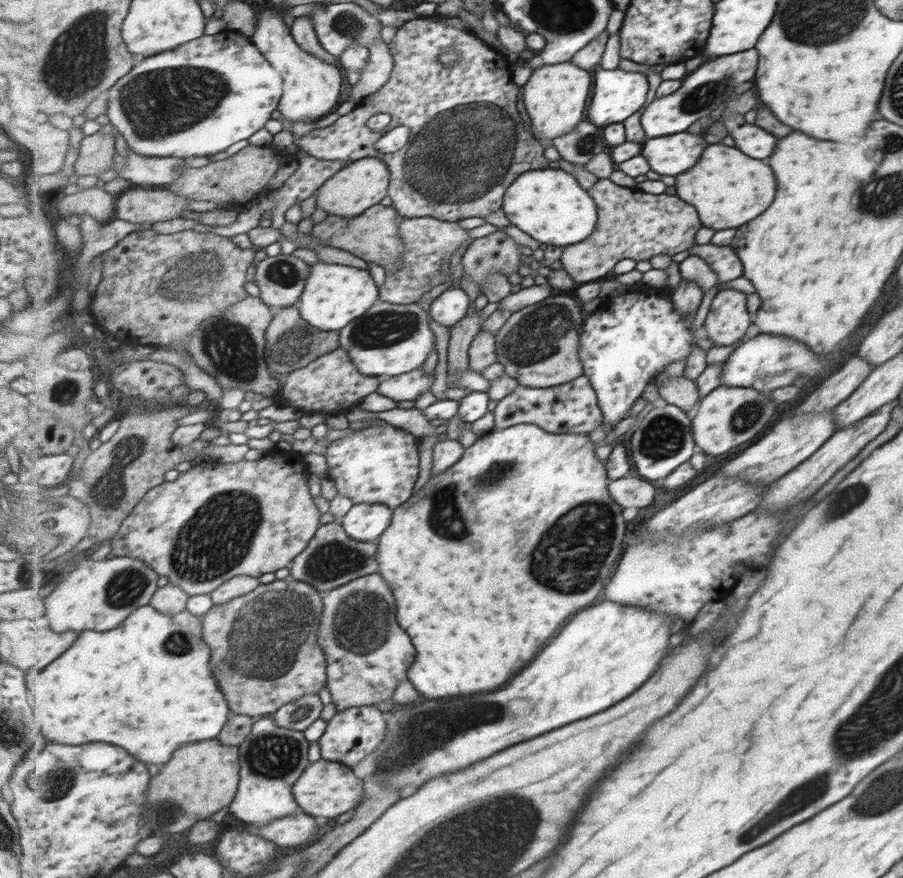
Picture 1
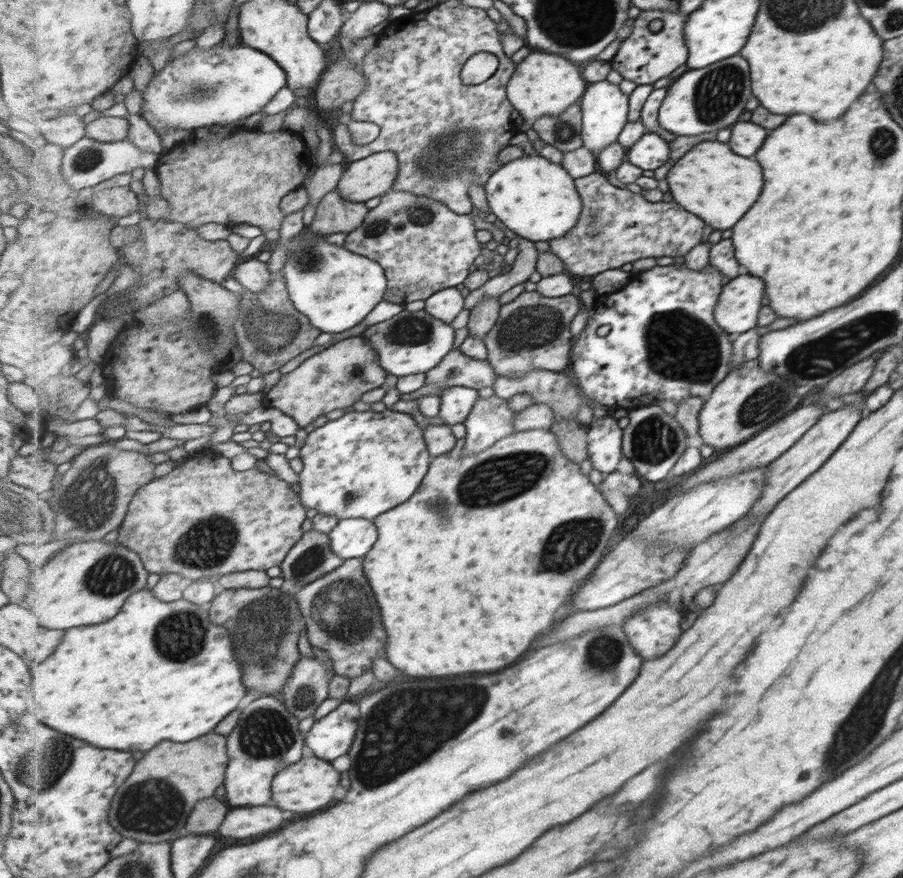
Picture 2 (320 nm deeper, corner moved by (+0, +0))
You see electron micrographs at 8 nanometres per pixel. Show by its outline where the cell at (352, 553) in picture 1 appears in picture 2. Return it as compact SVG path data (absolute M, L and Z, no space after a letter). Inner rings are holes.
M314 528L301 537L286 558L279 566L281 574L297 587L304 587L327 573L335 572L346 562L345 558L335 554L330 535Z

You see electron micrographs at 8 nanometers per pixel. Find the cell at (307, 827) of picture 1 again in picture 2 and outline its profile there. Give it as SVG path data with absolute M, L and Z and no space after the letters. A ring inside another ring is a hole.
M259 806L259 808L237 808L227 816L227 822L219 827L223 836L233 838L253 838L261 834L275 832L283 828L289 820L295 820L299 814L283 812L275 806Z

